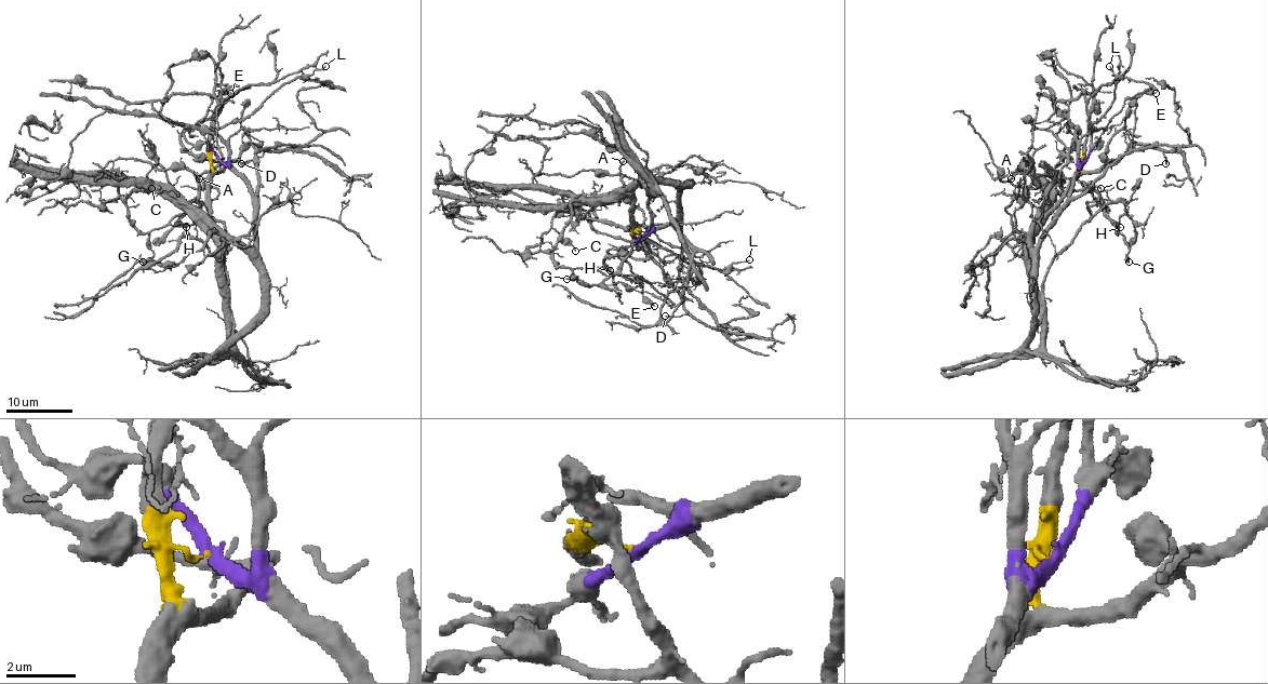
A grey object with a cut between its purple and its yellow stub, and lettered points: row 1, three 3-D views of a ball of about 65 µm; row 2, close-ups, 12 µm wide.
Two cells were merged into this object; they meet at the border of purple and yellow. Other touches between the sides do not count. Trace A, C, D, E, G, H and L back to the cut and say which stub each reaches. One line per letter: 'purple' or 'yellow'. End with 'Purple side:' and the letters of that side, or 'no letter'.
A: purple
C: yellow
D: yellow
E: purple
G: yellow
H: yellow
L: yellow
Purple side: A, E

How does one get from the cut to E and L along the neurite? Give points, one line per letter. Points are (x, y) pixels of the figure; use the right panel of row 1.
E: (1085, 160), (1099, 144), (1109, 120), (1125, 101), (1156, 93)
L: (1085, 160), (1082, 159), (1085, 137), (1115, 101), (1115, 89), (1121, 79), (1112, 74), (1109, 65)

